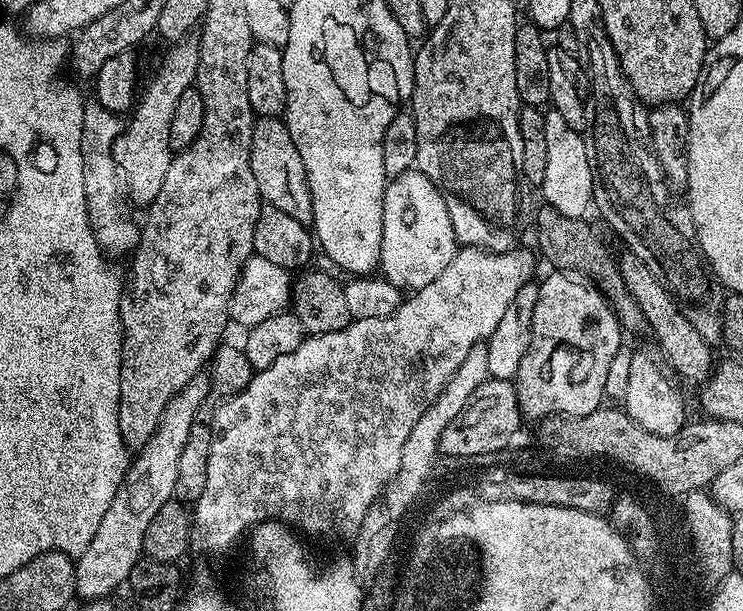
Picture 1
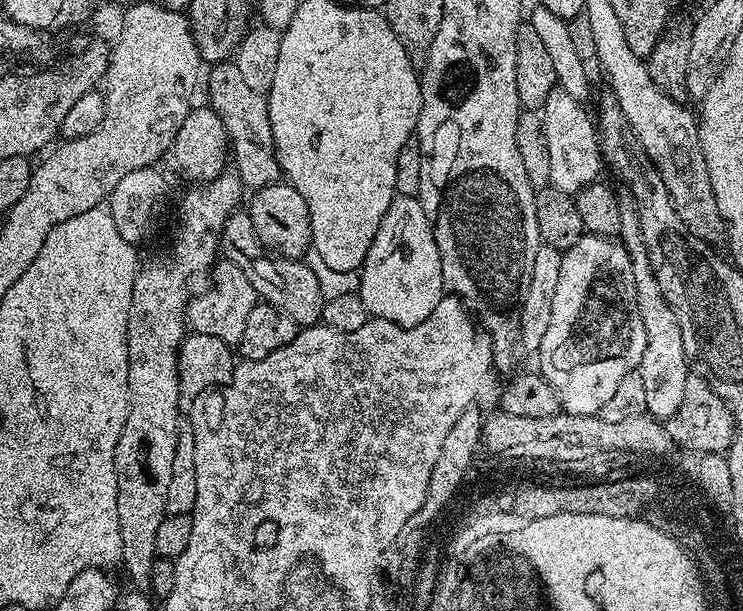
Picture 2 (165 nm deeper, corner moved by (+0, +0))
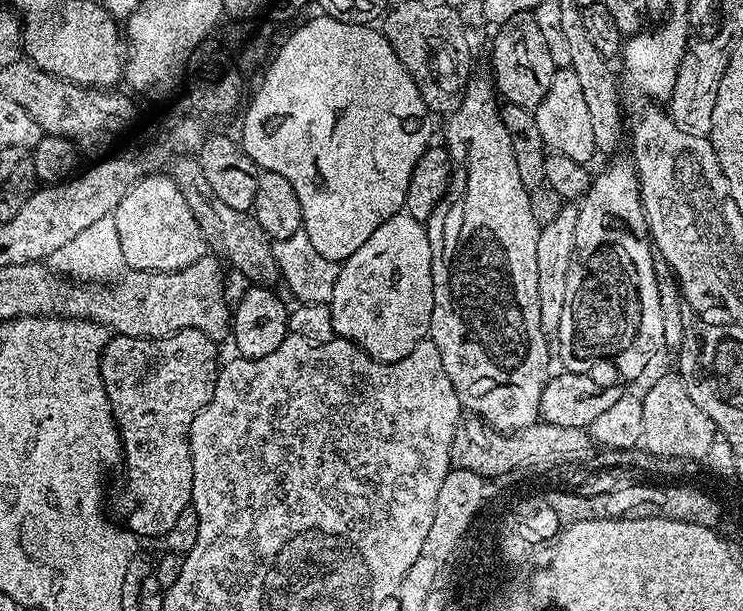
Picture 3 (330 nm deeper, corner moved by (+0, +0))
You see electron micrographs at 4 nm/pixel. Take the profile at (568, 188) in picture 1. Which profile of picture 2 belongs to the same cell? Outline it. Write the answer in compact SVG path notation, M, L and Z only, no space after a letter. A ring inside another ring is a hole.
M557 86L546 98L542 109L546 150L550 150L550 185L573 194L601 179L602 153L598 124L593 113L591 116L584 107L581 101L570 98L566 90Z

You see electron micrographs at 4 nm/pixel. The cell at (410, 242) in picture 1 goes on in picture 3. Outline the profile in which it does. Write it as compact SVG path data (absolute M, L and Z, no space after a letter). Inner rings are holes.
M403 210L386 222L377 224L374 234L370 234L370 238L366 238L366 242L362 242L362 246L358 246L354 254L339 265L330 301L337 337L352 341L367 356L387 364L406 358L418 342L426 339L433 306L432 251L428 229Z

